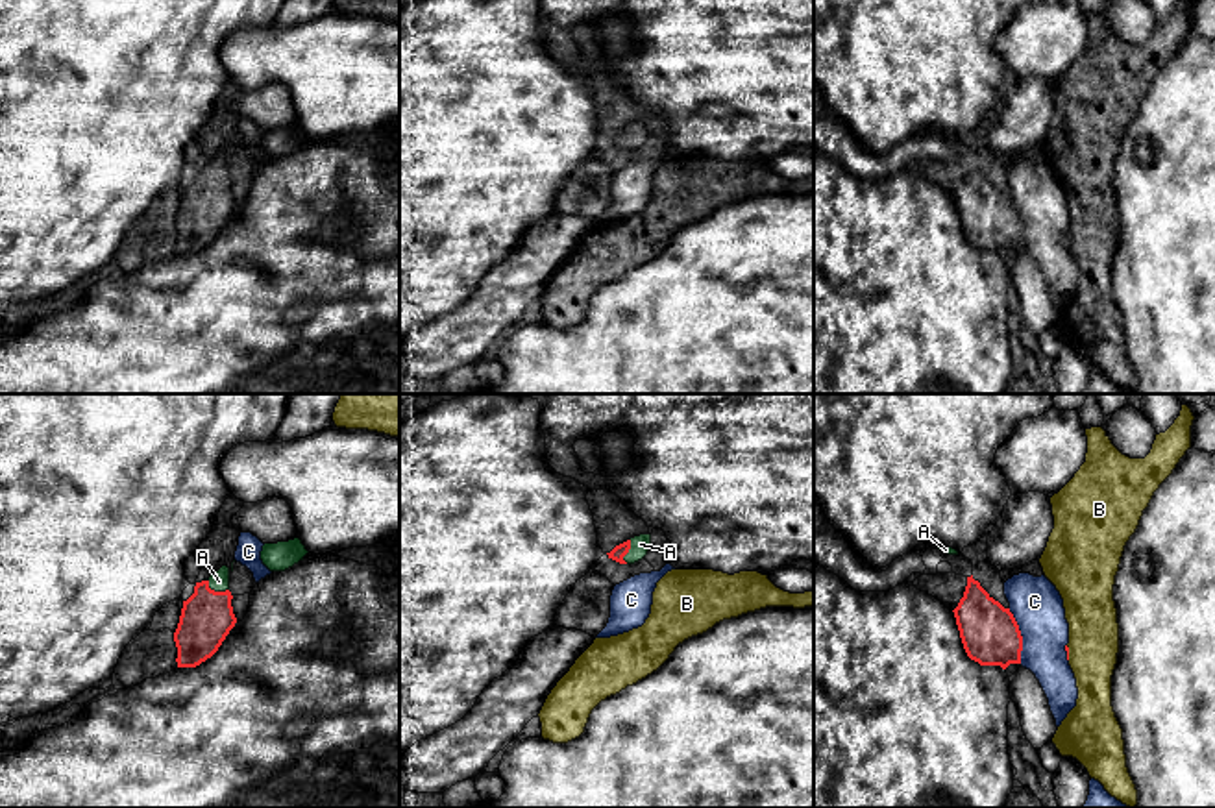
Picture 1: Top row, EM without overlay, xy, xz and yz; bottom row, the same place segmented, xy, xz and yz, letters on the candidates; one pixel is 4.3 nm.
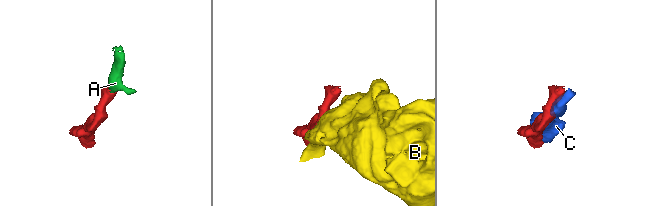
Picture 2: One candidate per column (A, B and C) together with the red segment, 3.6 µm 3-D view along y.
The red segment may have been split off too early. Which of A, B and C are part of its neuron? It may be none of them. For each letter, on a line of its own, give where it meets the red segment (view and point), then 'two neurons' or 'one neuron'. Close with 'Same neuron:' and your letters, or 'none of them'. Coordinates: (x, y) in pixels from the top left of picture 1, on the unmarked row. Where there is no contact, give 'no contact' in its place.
A: meets red in xy at (217, 178); one neuron
B: meets red in yz at (1067, 239); two neurons
C: meets red in yz at (1021, 222); two neurons
Same neuron: A

